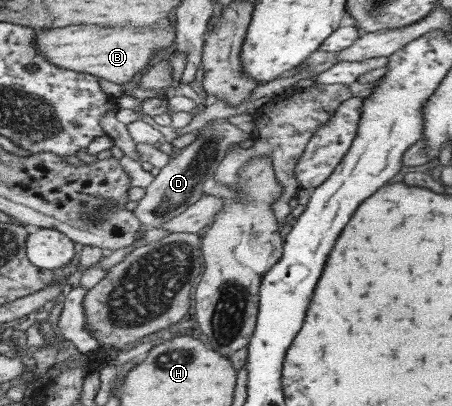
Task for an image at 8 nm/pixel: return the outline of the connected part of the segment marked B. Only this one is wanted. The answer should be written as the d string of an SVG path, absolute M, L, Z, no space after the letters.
M165 18L145 26L101 27L93 24L35 30L35 52L51 64L77 72L95 75L111 83L123 85L133 81L151 59L173 46L174 21Z

